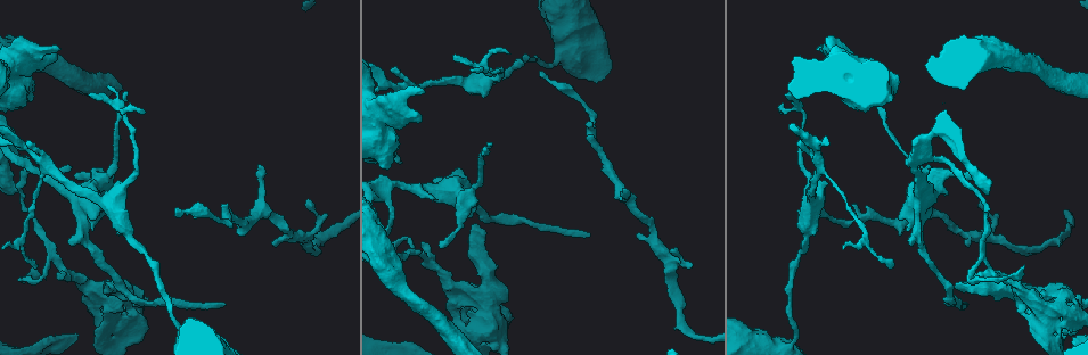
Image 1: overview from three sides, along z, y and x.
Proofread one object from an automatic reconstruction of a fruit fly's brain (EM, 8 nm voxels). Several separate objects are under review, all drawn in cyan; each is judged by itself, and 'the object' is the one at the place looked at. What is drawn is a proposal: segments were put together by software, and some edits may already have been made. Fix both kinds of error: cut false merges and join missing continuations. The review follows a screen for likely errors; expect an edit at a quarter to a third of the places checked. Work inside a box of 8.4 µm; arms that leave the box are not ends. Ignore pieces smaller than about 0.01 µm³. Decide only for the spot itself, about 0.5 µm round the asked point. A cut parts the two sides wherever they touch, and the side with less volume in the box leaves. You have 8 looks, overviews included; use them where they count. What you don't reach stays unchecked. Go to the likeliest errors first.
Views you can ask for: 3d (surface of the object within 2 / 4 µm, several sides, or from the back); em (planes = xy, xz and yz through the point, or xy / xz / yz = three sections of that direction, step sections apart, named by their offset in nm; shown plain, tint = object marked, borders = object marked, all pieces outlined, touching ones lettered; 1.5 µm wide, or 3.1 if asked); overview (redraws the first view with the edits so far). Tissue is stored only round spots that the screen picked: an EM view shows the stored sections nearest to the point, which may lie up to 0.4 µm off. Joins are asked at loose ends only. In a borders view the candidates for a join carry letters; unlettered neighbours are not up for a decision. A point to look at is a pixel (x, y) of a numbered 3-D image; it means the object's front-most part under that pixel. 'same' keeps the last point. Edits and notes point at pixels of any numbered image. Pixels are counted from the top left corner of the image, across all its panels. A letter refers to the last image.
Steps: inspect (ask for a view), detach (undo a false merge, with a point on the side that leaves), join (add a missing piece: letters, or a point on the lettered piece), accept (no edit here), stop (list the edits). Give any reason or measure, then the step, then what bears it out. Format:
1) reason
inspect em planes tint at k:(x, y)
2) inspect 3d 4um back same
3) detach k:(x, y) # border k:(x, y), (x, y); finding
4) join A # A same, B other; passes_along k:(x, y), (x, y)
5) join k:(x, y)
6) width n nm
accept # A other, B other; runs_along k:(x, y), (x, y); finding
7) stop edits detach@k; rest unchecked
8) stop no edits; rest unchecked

tapers out
inspect em yz step 8 borders at 1:(175, 212)

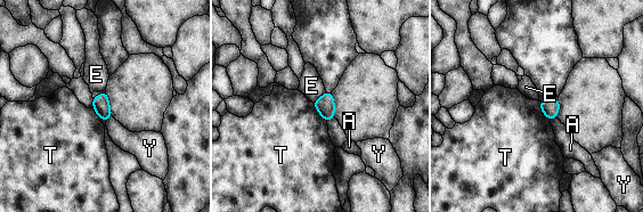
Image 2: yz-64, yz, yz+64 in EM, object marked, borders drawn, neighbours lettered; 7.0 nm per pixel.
inspect em planes borders same

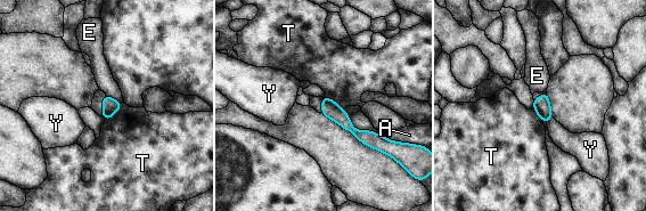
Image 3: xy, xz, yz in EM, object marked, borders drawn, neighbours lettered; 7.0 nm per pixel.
width 120 nm
accept # A other, E other, T other, Y other; runs_along 3:(324, 99), (357, 134), (382, 141); no lettered piece goes on from it

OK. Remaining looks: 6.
thin end
inspect 3d 4um at 1:(37, 266)

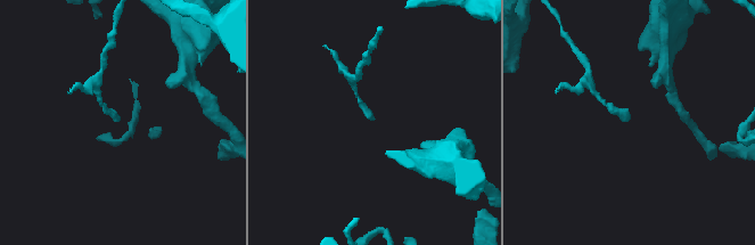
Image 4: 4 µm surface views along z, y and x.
need the tissue
inspect em xz step 8 tint at 4:(119, 118)

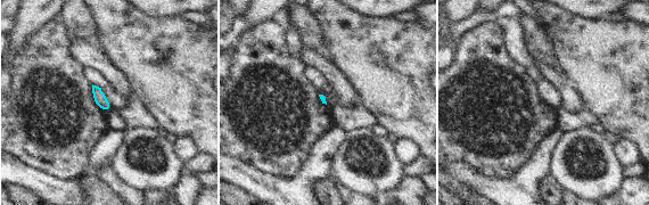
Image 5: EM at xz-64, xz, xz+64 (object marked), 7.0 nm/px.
another direction
inspect em xy step 8 borders same

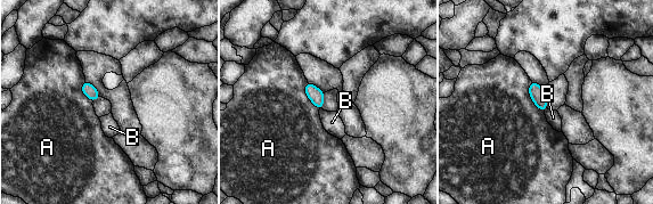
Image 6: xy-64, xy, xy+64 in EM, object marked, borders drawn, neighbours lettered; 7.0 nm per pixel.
width 100 nm
accept # A other, B other; border 6:(530, 81), (529, 96), (544, 112); none of them fits

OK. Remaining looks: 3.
branch point
inspect em xz step 8 tint at 1:(59, 260)

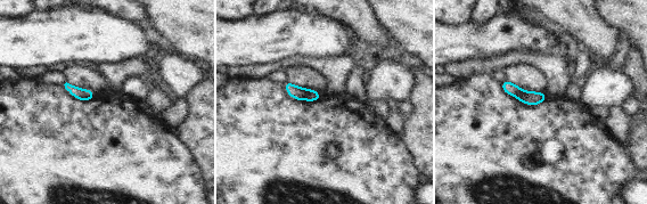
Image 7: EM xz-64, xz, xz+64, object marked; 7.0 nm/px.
inspect em xy step 4 borders same

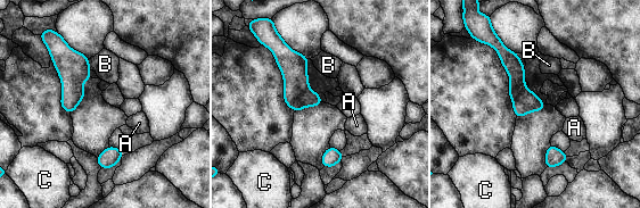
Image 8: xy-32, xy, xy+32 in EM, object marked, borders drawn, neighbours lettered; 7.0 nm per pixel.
detach 8:(309, 98) # A other, B other, C other; border 8:(309, 88), (301, 94), (292, 108); two neurons meet here

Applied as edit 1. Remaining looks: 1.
stop edits detach@8; rest unchecked

